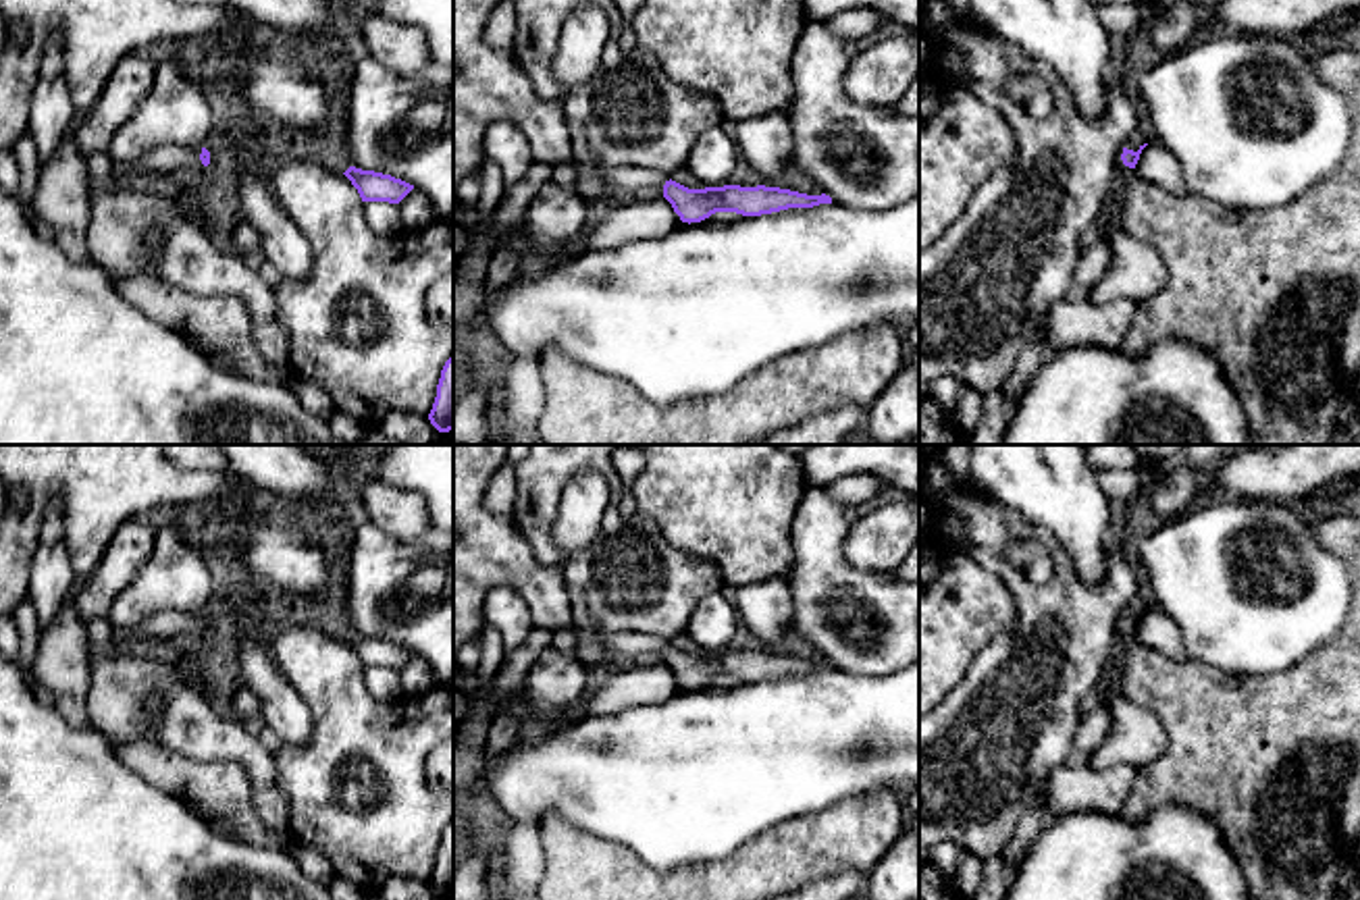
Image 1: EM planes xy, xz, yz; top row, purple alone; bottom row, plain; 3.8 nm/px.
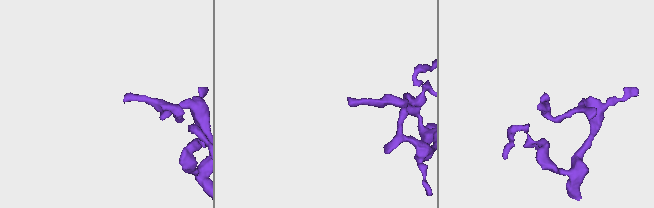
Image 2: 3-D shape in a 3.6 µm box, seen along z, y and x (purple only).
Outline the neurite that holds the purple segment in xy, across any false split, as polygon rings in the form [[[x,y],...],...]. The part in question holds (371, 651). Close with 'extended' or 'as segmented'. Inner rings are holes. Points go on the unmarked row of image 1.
[[[349,632],[343,640],[358,655],[362,667],[399,669],[414,655],[414,651],[391,640],[362,636],[356,632]]]; as segmented

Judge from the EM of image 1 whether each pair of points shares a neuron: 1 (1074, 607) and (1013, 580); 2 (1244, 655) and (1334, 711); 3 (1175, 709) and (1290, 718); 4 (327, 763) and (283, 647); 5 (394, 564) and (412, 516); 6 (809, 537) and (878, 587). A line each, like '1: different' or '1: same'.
1: same
2: different
3: same
4: same
5: different
6: same

